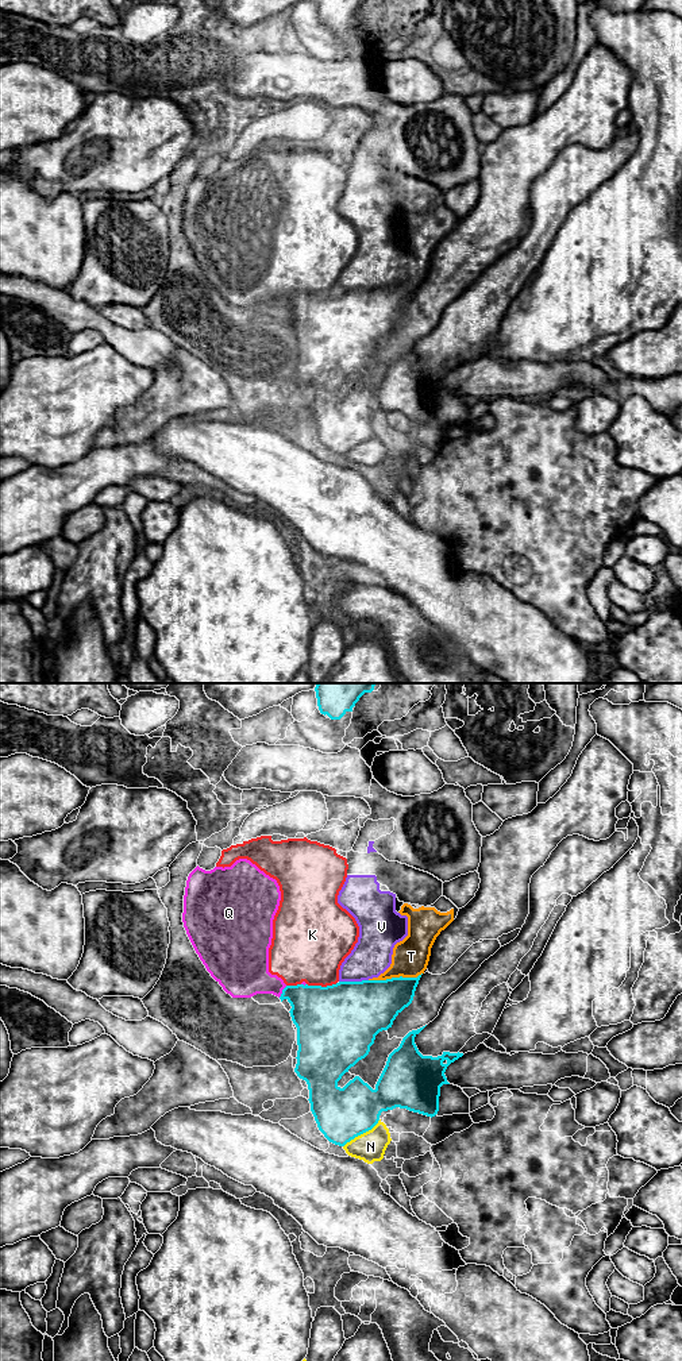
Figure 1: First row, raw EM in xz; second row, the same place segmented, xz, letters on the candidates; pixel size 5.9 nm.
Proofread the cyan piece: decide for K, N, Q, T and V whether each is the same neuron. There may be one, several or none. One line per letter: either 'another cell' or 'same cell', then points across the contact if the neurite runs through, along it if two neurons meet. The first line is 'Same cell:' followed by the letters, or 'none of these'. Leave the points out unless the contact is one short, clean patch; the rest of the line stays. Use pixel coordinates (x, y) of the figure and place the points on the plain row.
Same cell: none of these
K: another cell
N: another cell
Q: another cell
T: another cell; border xz (422, 281), (416, 285), (392, 285), (369, 289)
V: another cell

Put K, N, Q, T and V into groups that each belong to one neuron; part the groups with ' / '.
K Q / N / T V

